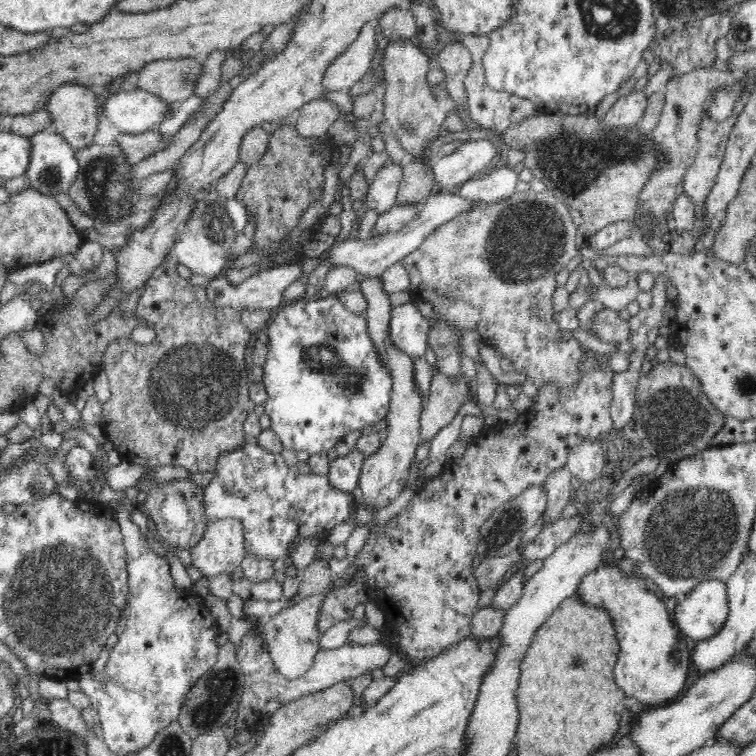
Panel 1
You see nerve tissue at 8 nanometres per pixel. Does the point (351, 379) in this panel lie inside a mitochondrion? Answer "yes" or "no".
yes

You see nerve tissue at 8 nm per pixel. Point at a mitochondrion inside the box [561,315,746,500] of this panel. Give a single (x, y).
(674, 417)

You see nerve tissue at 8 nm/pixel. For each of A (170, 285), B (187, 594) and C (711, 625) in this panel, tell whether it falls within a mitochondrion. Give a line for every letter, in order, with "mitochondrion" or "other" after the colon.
A: other
B: other
C: other

